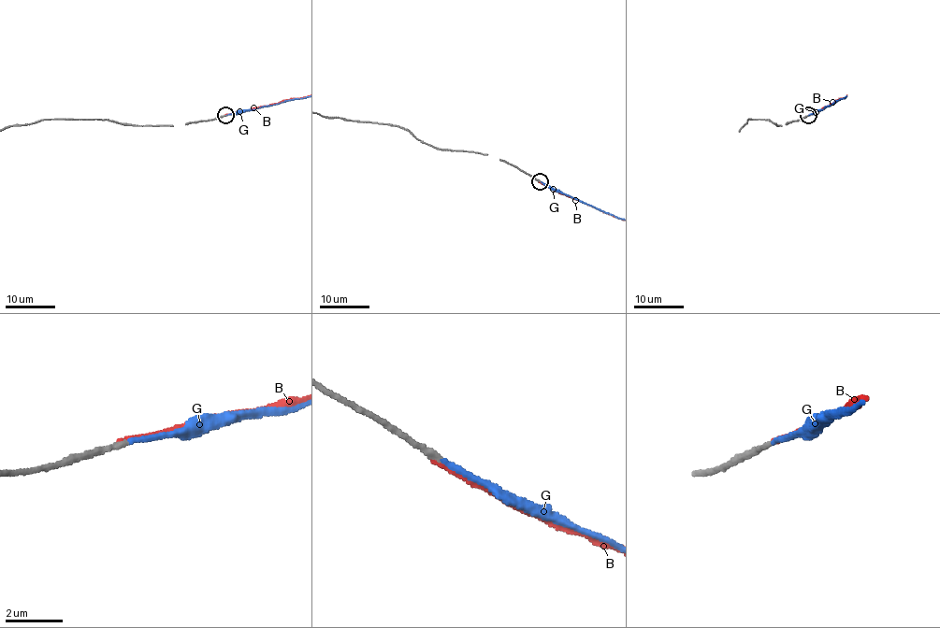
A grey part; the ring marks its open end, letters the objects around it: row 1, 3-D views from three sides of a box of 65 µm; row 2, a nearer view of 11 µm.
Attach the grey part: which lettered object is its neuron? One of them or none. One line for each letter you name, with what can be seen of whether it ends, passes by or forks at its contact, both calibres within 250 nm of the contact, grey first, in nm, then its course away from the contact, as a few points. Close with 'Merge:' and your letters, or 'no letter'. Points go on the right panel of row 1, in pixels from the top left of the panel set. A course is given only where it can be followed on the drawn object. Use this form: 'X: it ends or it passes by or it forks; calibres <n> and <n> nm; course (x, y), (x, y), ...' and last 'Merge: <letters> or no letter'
G: it ends; calibres 180 and 170 nm
Merge: G

